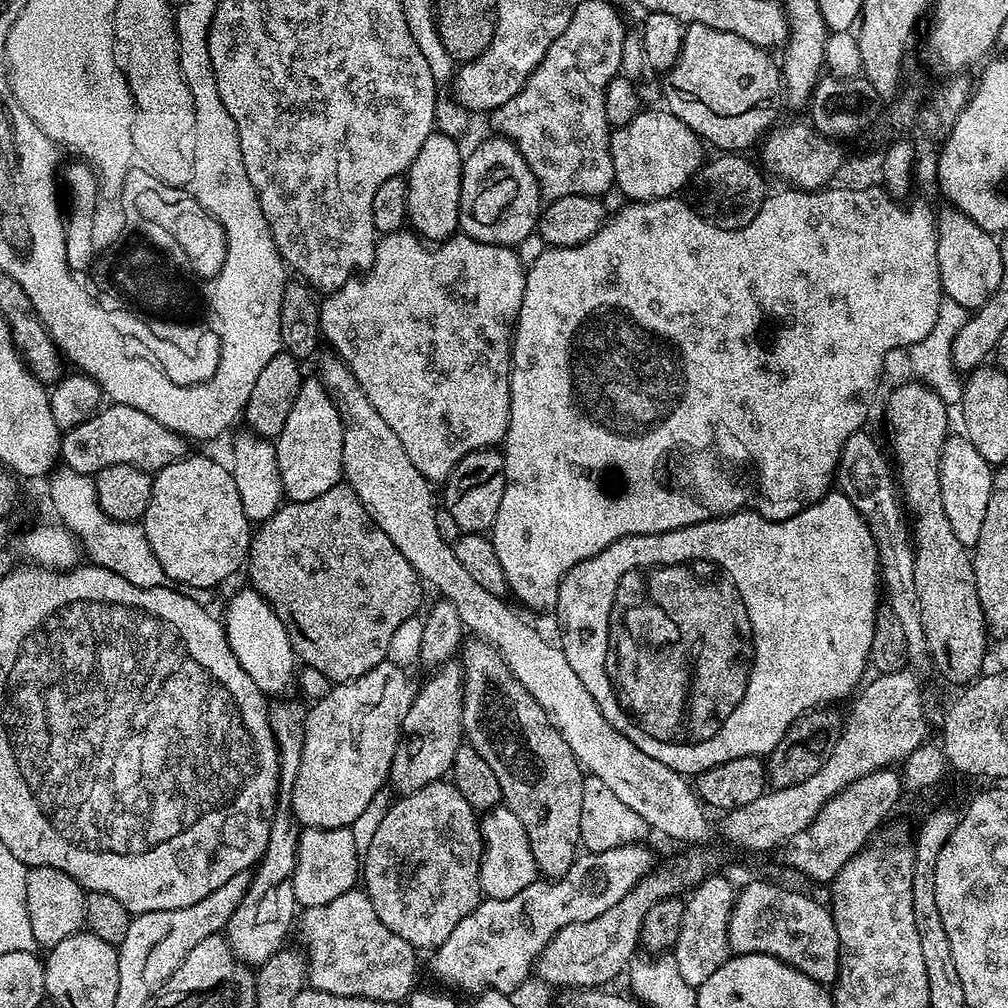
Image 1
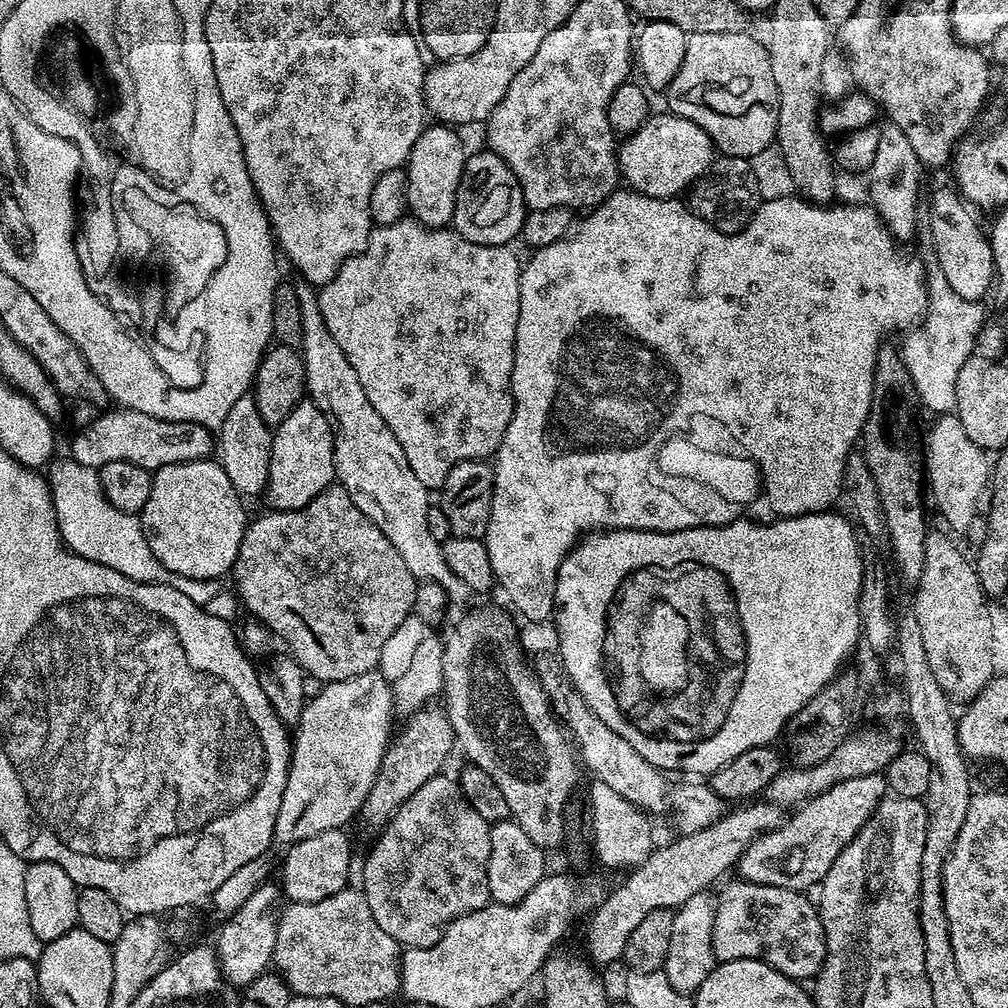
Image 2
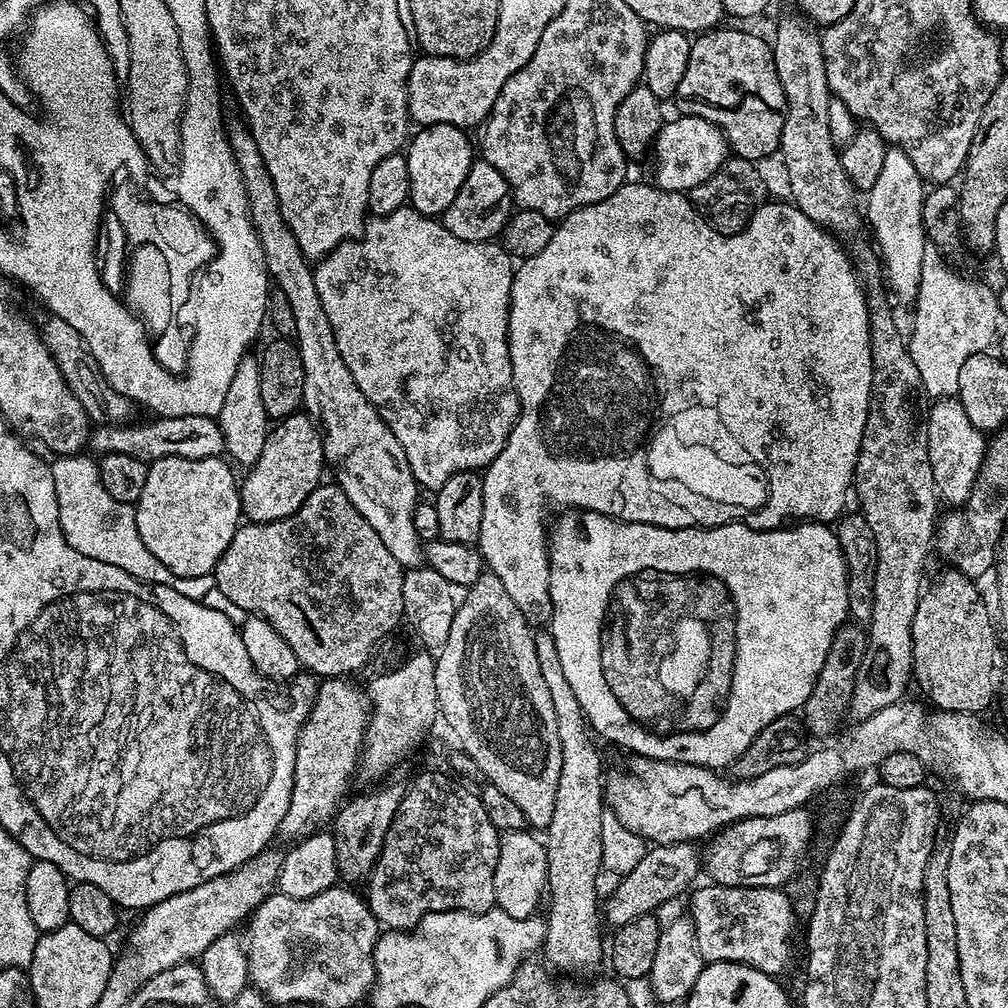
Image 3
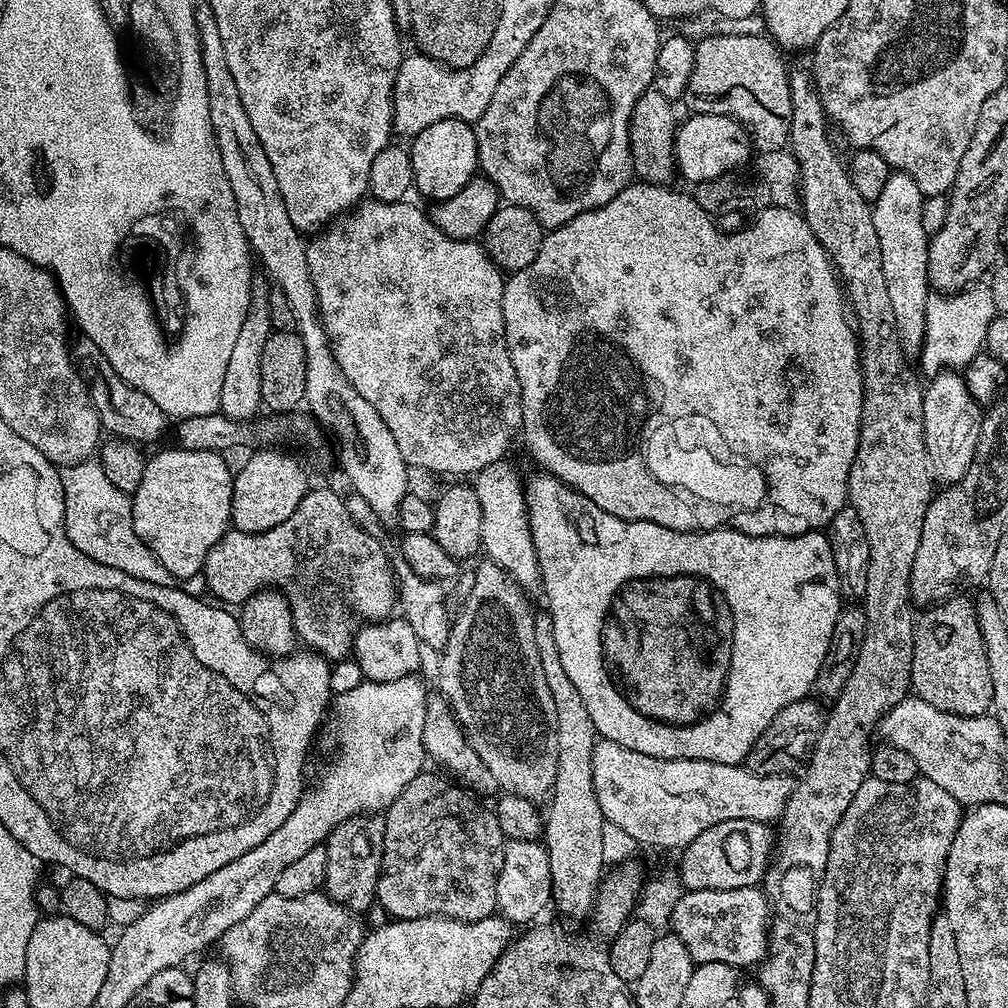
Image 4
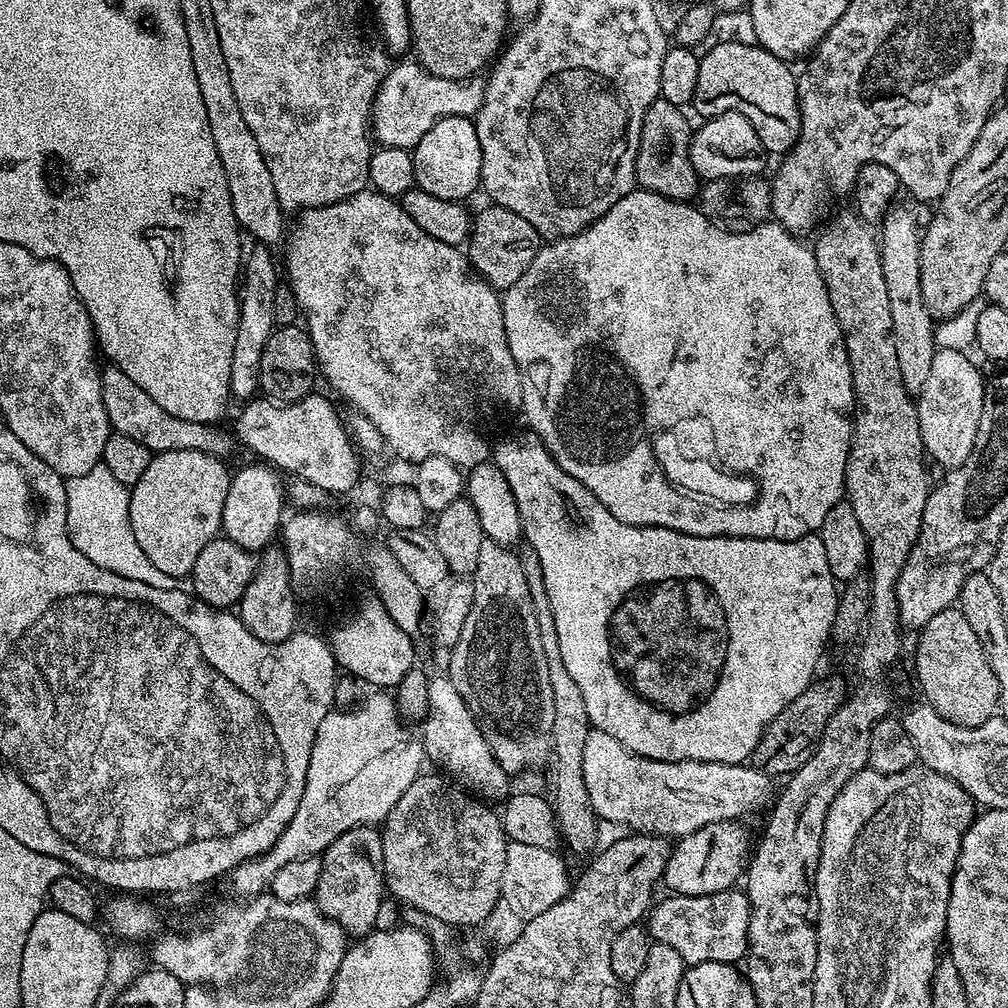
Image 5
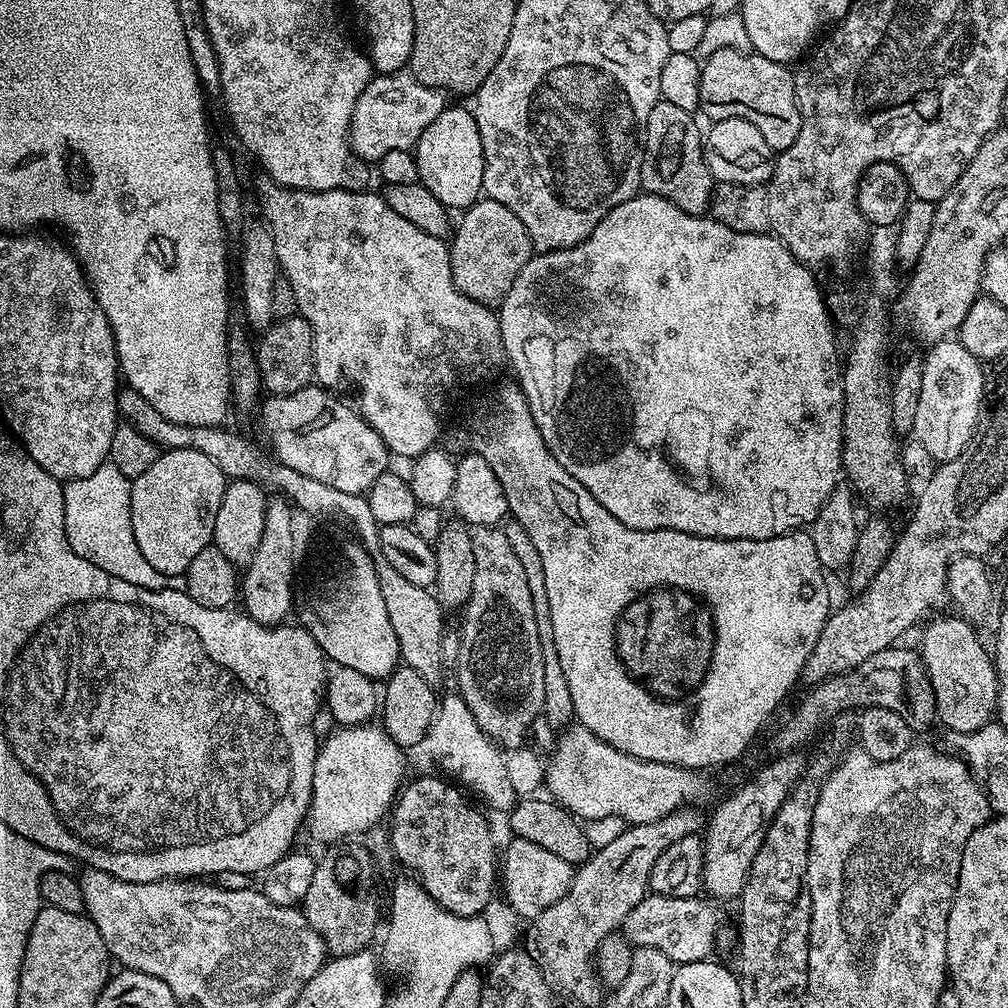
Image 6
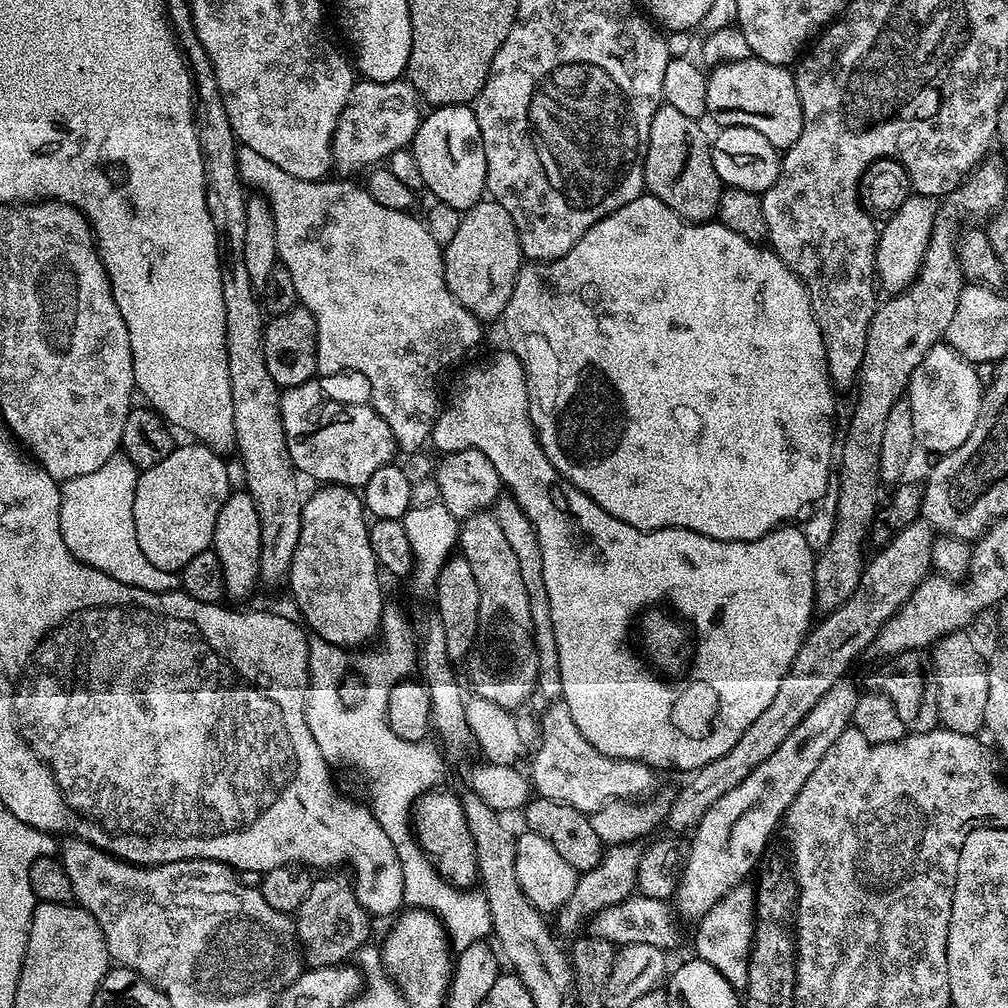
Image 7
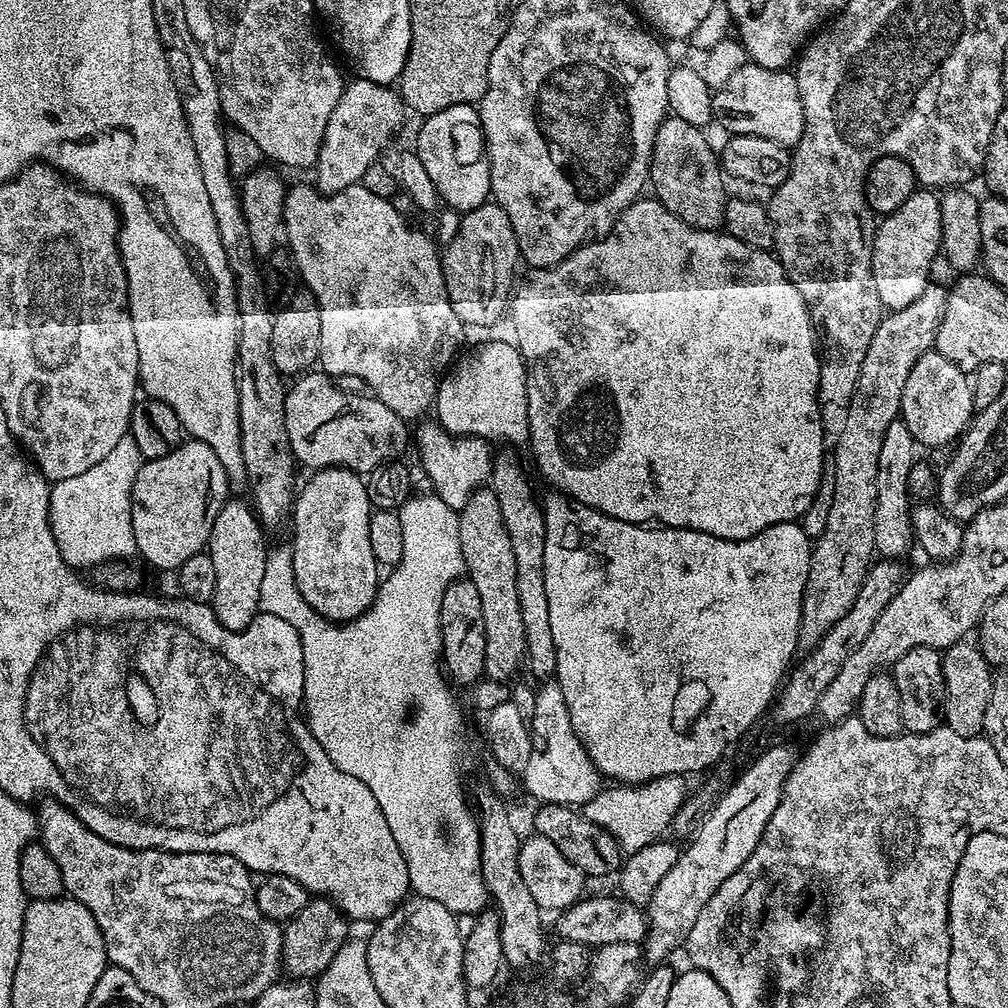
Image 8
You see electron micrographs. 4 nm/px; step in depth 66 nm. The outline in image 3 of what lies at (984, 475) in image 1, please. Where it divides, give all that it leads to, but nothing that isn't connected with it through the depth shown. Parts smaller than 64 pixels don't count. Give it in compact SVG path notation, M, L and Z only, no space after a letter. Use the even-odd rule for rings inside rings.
M956 398L937 399L926 412L930 470L934 474L936 495L948 506L963 506L984 461L986 436L975 428Z

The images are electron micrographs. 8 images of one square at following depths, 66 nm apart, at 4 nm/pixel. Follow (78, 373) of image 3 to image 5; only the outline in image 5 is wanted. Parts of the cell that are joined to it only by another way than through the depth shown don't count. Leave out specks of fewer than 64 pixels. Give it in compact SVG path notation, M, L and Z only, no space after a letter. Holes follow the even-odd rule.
M105 367L100 373L100 389L102 402L106 406L108 426L112 432L126 434L126 438L134 438L134 442L142 442L146 450L152 453L169 452L170 450L198 450L202 454L210 454L225 462L231 461L231 456L242 452L242 445L233 435L220 428L219 423L203 424L190 422L182 418L174 418L174 414L166 414L158 402L134 378L126 378L121 368Z

